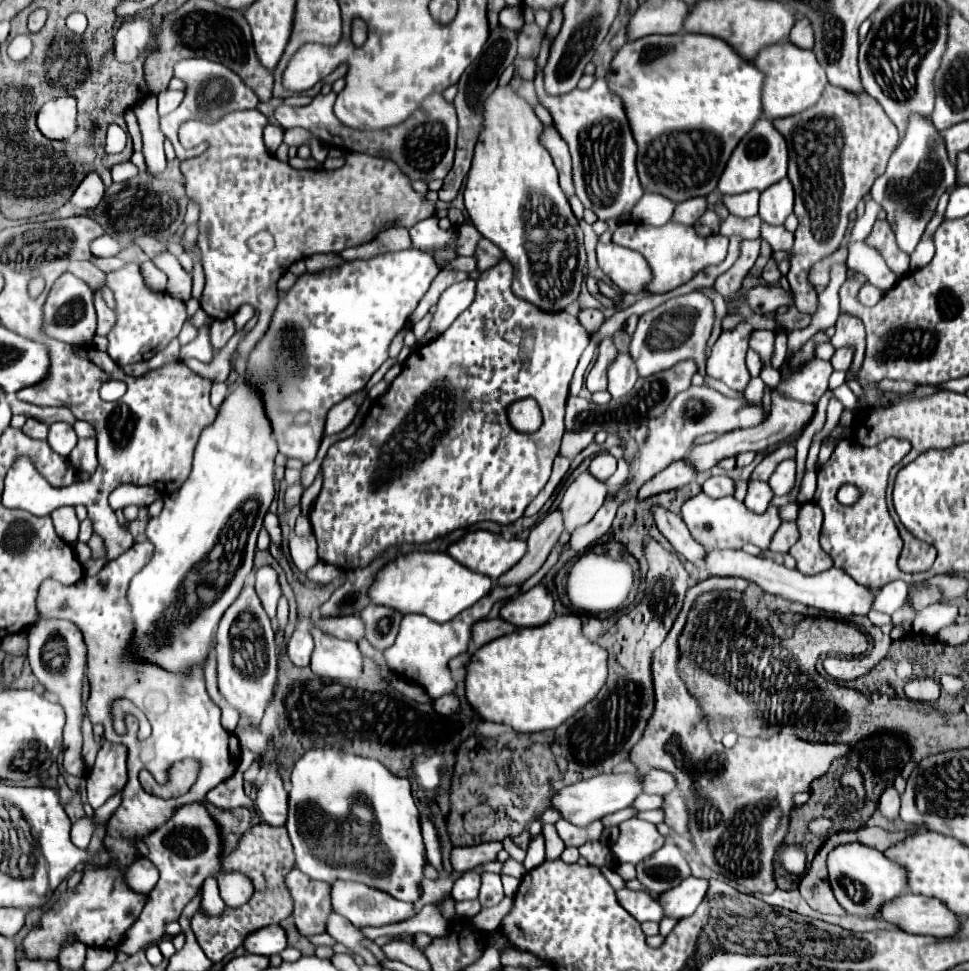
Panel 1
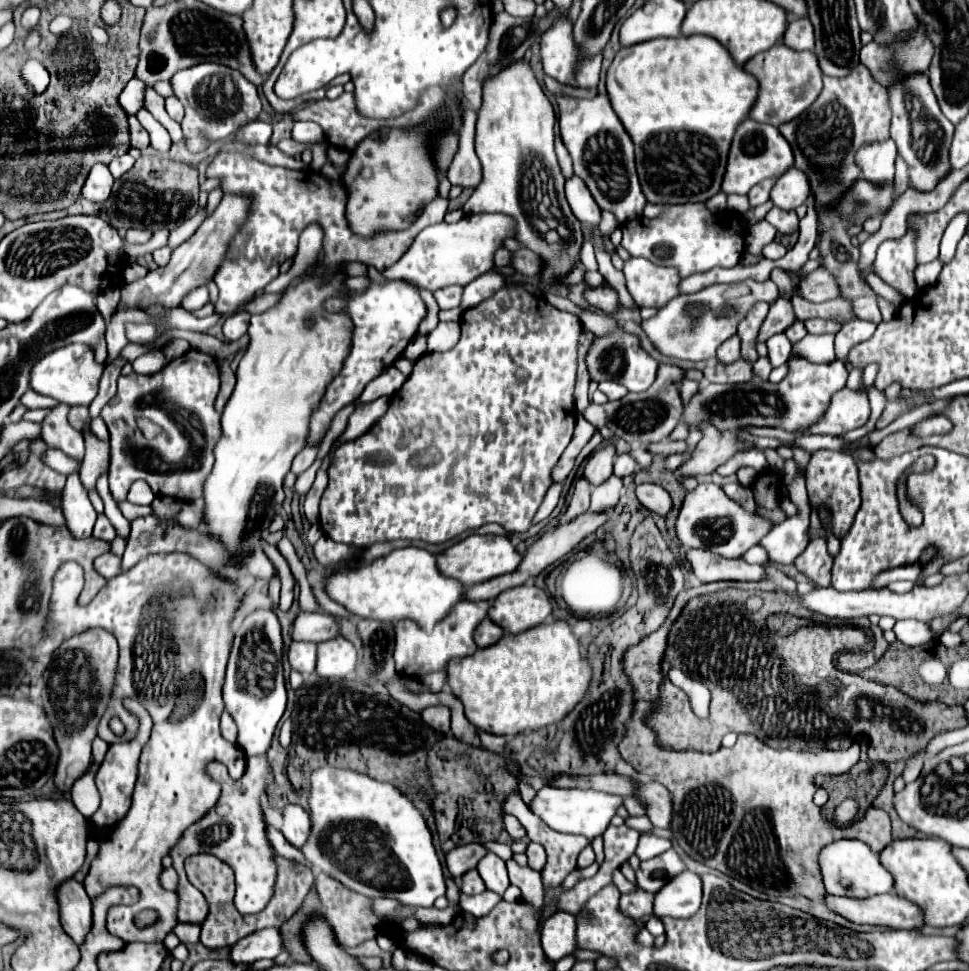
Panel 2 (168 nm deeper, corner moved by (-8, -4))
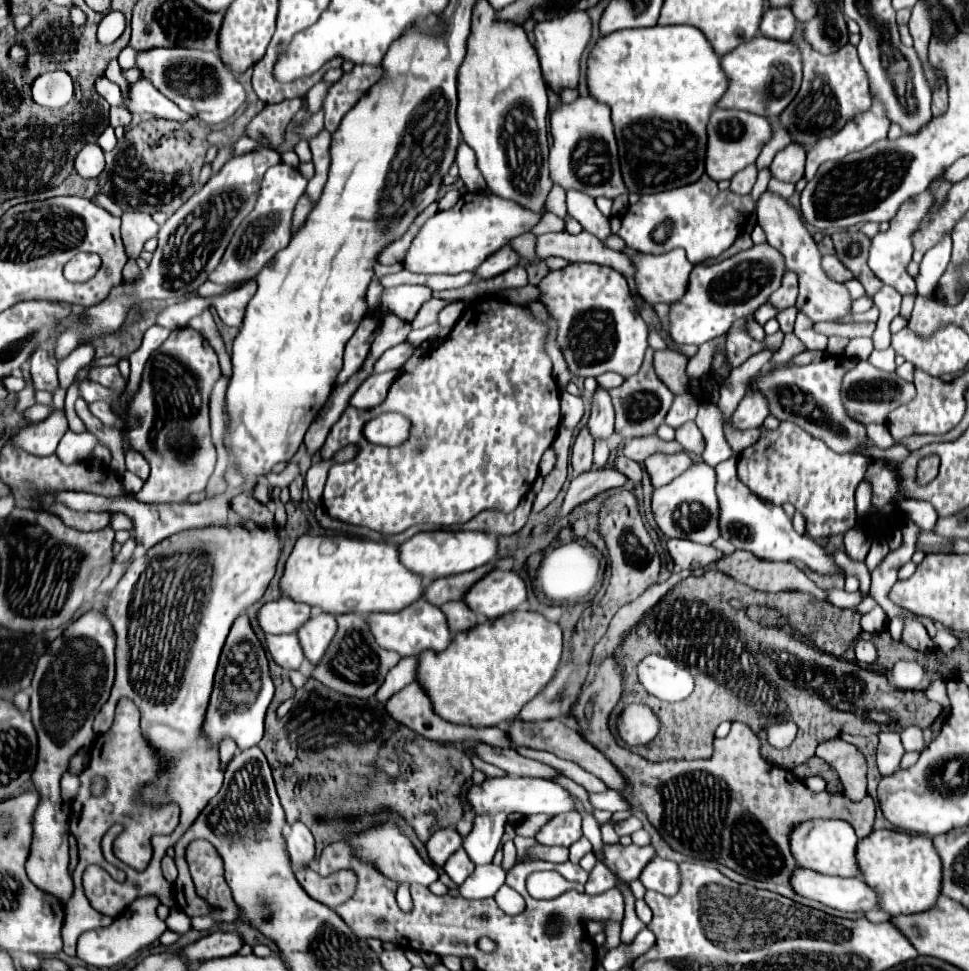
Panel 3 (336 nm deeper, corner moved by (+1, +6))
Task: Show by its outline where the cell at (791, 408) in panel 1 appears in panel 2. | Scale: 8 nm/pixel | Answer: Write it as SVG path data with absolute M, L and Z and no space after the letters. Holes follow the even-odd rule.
M842 388L832 396L828 412L822 414L818 422L808 426L806 430L798 430L792 434L794 436L804 436L804 434L832 434L832 436L836 436L836 434L864 426L868 422L868 418L870 418L868 396L848 390L848 388Z

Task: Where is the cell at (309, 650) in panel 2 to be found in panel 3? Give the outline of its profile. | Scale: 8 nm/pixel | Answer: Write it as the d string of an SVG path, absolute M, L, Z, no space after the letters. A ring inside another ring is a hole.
M285 634L285 636L267 636L267 650L275 664L289 670L299 670L301 662L305 660L303 650L299 646L297 634Z

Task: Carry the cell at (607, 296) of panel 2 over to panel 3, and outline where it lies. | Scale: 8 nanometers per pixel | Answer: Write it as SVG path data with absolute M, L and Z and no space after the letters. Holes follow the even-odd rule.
M571 262L561 270L549 272L539 284L539 302L545 306L551 318L557 320L557 344L569 366L569 372L581 378L599 376L605 372L617 372L625 378L635 374L641 368L645 350L647 350L647 324L639 316L637 304L629 292L627 280L623 274L609 266L601 264L581 264Z

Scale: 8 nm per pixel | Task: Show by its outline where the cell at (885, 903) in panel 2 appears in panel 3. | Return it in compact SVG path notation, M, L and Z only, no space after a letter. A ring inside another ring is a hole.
M797 866L791 886L797 894L843 912L867 912L877 908L877 894L861 878L837 878Z

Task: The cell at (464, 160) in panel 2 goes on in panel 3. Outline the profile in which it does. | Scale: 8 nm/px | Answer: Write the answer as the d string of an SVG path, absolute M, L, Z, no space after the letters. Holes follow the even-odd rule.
M461 142L459 150L457 150L455 164L459 166L459 178L463 180L463 184L469 192L483 190L483 178L481 178L481 172L477 170L475 154L473 154L473 150L469 150L469 146L465 146L465 142Z

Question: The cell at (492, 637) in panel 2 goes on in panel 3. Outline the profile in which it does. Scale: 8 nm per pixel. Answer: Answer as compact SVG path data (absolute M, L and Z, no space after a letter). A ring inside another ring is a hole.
M447 602L441 606L441 610L445 610L445 616L449 618L449 630L453 630L453 634L469 630L477 624L477 616L475 612L471 612L465 602Z

